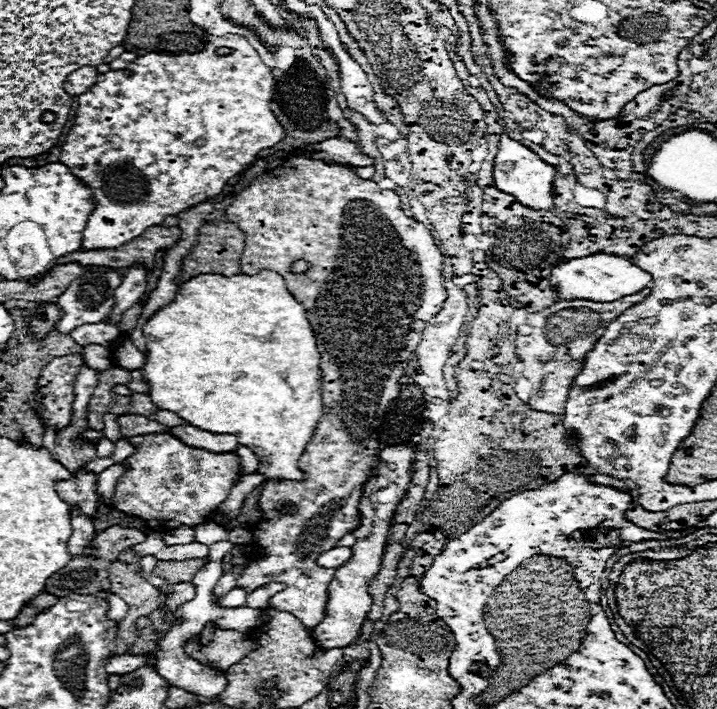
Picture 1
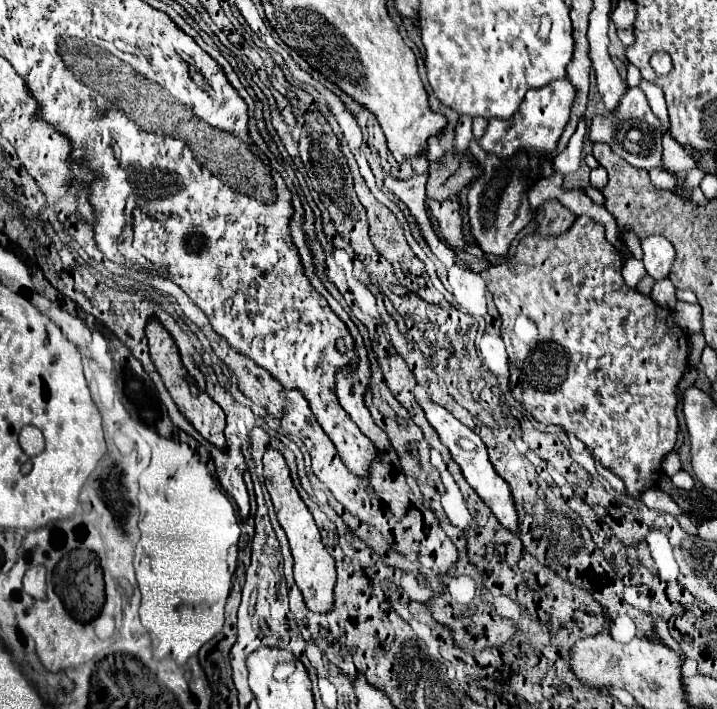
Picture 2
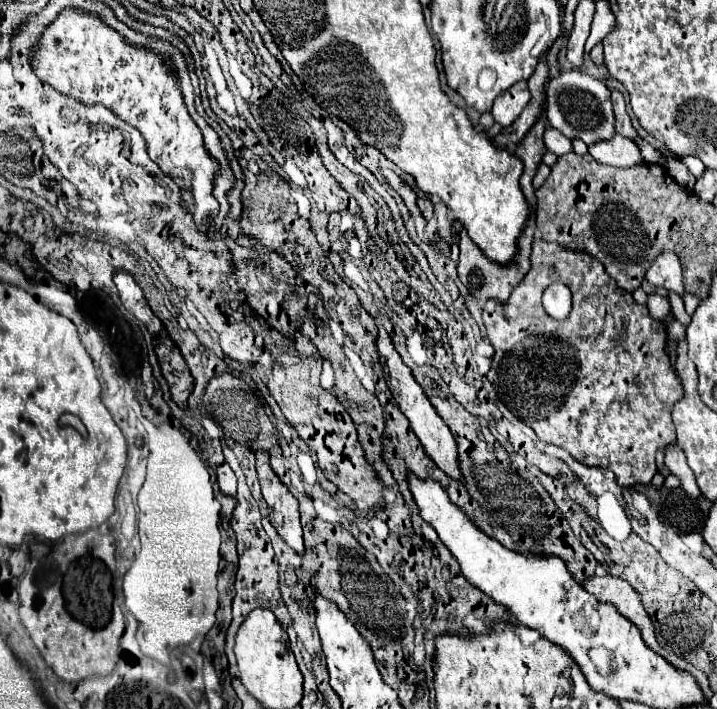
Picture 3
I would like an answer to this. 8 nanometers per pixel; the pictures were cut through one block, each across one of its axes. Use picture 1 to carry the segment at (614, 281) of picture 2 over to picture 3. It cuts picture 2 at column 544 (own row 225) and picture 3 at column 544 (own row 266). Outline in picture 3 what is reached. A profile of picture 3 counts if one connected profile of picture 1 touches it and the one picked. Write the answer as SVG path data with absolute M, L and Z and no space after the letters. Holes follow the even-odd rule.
M534 240L530 260L532 260L530 272L524 276L520 286L516 286L516 290L512 290L508 302L486 302L486 306L484 306L482 320L484 320L484 326L486 326L486 336L488 336L490 344L494 346L494 358L492 358L492 368L488 372L488 380L496 388L496 392L498 392L500 400L504 402L504 406L514 416L518 416L526 426L530 426L542 442L556 444L556 446L564 448L578 462L582 462L586 466L612 470L622 488L630 488L634 484L648 484L652 480L652 476L656 474L656 452L660 448L666 448L668 444L676 442L676 432L674 432L674 424L672 424L672 418L670 418L670 410L676 404L676 400L682 398L682 384L680 384L678 376L674 374L674 370L670 366L670 358L666 354L668 334L666 334L664 322L654 320L648 314L646 306L636 304L632 294L628 294L622 288L618 288L618 284L606 274L604 266L600 262L596 262L594 258L590 258L588 254L584 254L584 252L568 252L568 250L560 248L560 244L552 244L552 242L546 242L546 240ZM554 282L566 284L570 288L570 292L572 292L572 312L570 312L570 316L566 320L554 320L542 308L542 292L546 290L546 286L550 286Z

